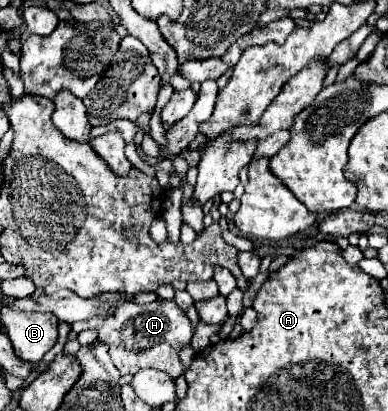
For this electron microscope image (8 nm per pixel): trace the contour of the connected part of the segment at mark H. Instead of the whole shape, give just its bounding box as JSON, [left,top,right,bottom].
[71,301,193,375]

